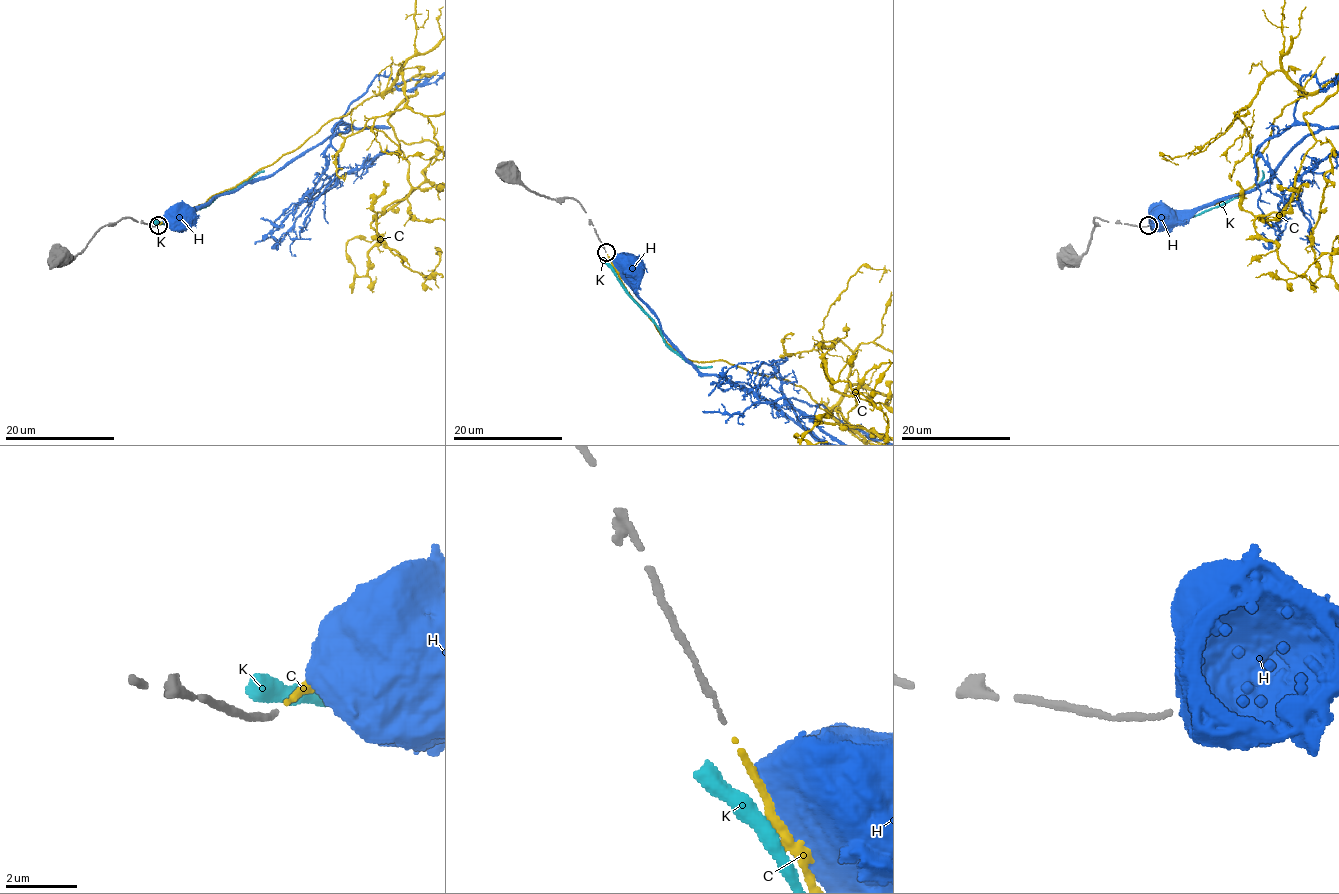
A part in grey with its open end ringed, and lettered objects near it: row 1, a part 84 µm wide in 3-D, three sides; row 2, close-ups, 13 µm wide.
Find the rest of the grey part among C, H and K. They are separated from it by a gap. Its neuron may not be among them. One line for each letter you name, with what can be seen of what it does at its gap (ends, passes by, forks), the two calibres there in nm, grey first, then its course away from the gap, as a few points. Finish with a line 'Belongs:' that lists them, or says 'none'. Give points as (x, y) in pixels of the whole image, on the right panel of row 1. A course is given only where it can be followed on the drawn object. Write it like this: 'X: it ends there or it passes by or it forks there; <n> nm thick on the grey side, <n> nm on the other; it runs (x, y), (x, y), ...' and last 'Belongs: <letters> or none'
C: it ends there; 110 nm thick on the grey side, 140 nm on the other
Belongs: C

